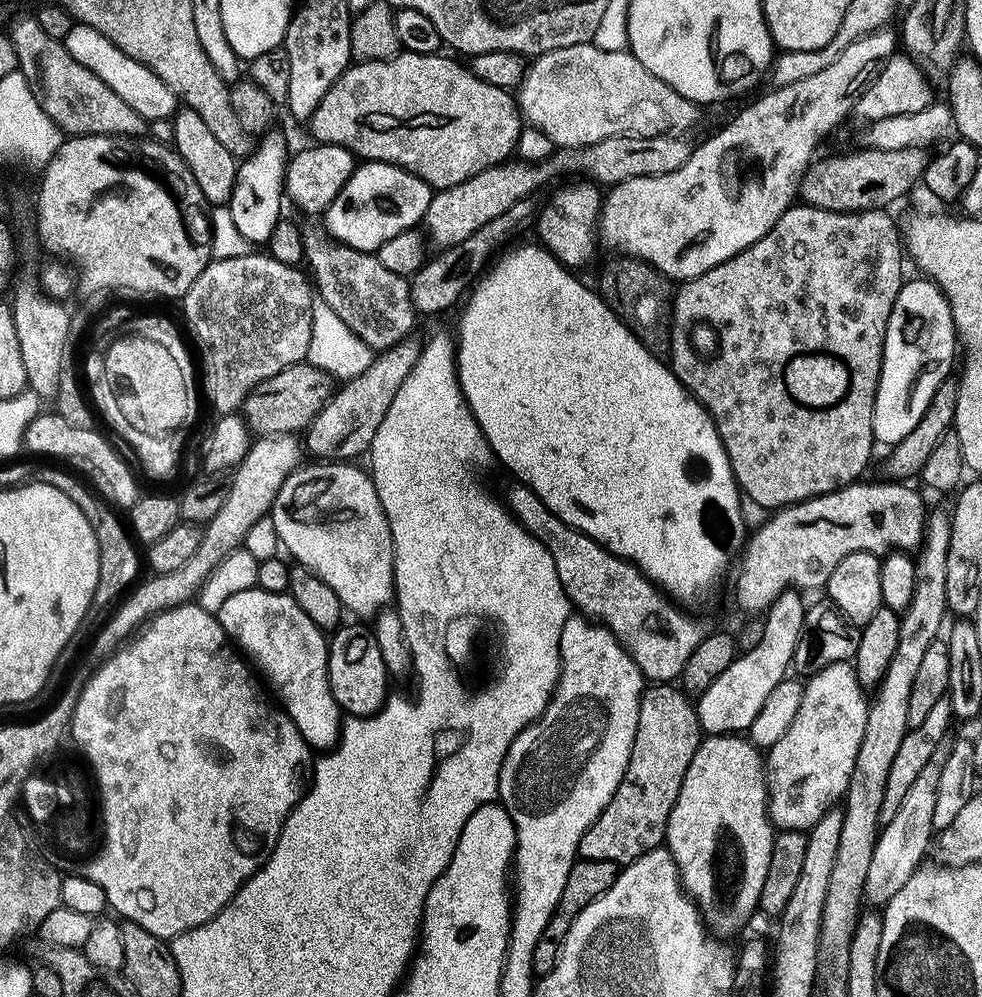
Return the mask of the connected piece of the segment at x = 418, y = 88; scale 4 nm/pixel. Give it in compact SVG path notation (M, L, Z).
M403 50L396 53L394 58L389 60L375 60L374 62L366 62L365 64L356 62L337 78L330 86L330 90L326 90L326 94L318 102L318 106L314 110L310 121L312 127L312 140L321 144L337 144L343 148L349 148L352 155L364 162L375 162L377 164L396 164L400 168L405 168L410 174L414 174L418 178L422 178L433 188L439 190L441 188L453 188L462 182L466 182L466 178L474 178L474 174L478 174L487 168L493 168L495 164L505 163L509 159L511 152L517 151L520 142L520 129L522 127L522 117L518 107L518 100L509 89L499 88L498 86L490 86L490 82L482 82L482 78L478 78L472 72L471 67L459 64L451 55L418 54L417 52L405 52Z

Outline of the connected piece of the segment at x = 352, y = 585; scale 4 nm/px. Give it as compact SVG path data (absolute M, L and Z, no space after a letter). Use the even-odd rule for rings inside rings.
M314 462L316 464L305 463L296 469L286 478L286 482L282 482L282 486L278 490L278 494L274 498L270 509L270 515L274 522L274 530L278 530L278 538L282 545L283 551L288 551L287 555L299 567L306 569L307 572L313 572L318 578L322 578L322 582L326 582L326 586L330 586L330 590L334 590L334 594L338 594L341 605L345 609L348 608L352 612L357 612L360 616L371 617L379 610L385 607L393 599L394 585L394 554L392 553L392 535L390 534L390 526L386 514L382 510L382 502L378 498L378 490L374 486L371 475L367 471L364 472L360 468L355 468L352 462Z

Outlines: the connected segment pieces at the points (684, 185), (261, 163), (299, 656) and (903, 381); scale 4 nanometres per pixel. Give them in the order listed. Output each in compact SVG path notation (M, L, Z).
M891 27L881 28L879 32L872 32L869 36L858 38L858 42L851 44L847 50L842 50L842 54L838 58L834 58L834 62L830 62L830 66L826 66L826 70L822 70L810 78L802 78L802 82L790 82L790 86L786 86L785 88L773 87L771 89L772 92L758 97L753 104L746 105L725 128L718 129L709 140L702 141L697 148L695 145L689 151L686 162L682 166L678 166L678 170L670 170L670 174L630 178L621 184L611 185L607 189L600 206L600 219L598 221L599 243L603 247L605 244L606 247L613 248L616 254L619 254L621 257L631 258L633 260L645 260L651 268L657 268L663 276L668 277L673 282L683 282L706 274L706 270L710 270L722 262L734 258L734 254L738 254L742 250L746 250L746 246L758 242L758 238L762 238L762 234L766 234L772 229L774 222L778 222L778 218L782 218L784 211L793 207L800 190L800 181L803 180L804 173L808 170L808 165L813 163L814 157L817 155L815 152L816 147L820 144L820 138L826 135L835 124L840 124L848 115L850 117L853 115L860 95L871 86L872 81L875 80L881 68L884 67L884 63L891 56L897 55L898 36L897 33L895 36L892 31L893 29Z
M268 130L259 137L260 145L247 158L239 161L236 169L236 185L226 207L238 226L238 234L248 240L249 245L267 245L270 230L282 219L280 199L285 199L284 169L290 159L290 151L284 145L284 136L275 130Z
M257 586L242 590L242 594L234 594L230 598L226 598L226 602L222 602L220 607L218 619L221 626L224 627L225 637L229 641L237 640L244 647L243 655L255 665L258 672L258 667L260 667L261 674L276 687L283 711L288 713L294 726L298 726L309 749L331 750L335 748L342 735L342 709L340 703L334 698L328 681L329 637L321 632L318 626L314 626L314 622L310 622L310 618L306 618L306 610L302 610L302 606L298 606L298 602L294 602L294 598L288 592L267 592Z
M927 278L909 279L900 288L886 326L884 360L874 402L872 434L885 446L902 442L926 414L936 391L952 372L952 359L958 356L958 341L948 299L937 284Z

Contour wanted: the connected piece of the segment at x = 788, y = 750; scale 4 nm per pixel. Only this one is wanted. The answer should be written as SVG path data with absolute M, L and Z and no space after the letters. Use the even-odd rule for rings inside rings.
M849 661L834 662L822 670L811 673L803 681L801 705L797 716L778 742L766 752L766 783L768 785L768 819L776 830L788 834L804 834L813 828L837 802L843 801L848 791L848 783L854 774L858 758L858 746L862 746L862 734L866 734L866 718L869 701L864 700L860 680L856 677Z

